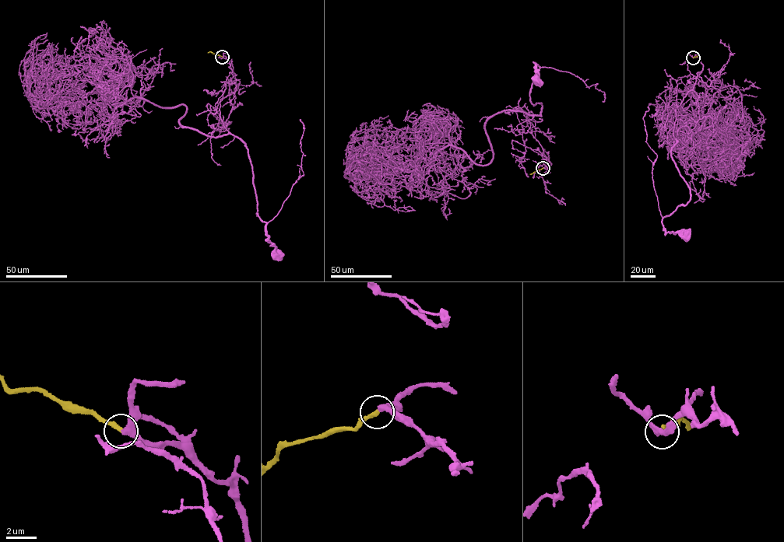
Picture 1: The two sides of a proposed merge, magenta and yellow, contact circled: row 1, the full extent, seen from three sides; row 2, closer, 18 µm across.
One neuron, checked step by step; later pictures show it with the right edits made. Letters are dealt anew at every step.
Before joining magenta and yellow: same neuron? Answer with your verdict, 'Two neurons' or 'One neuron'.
One neuron

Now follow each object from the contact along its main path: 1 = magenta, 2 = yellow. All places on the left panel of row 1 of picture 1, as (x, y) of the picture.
1: (222, 57), (239, 81), (219, 100), (220, 119), (247, 148), (257, 215), (278, 253)
2: (222, 57), (208, 52)

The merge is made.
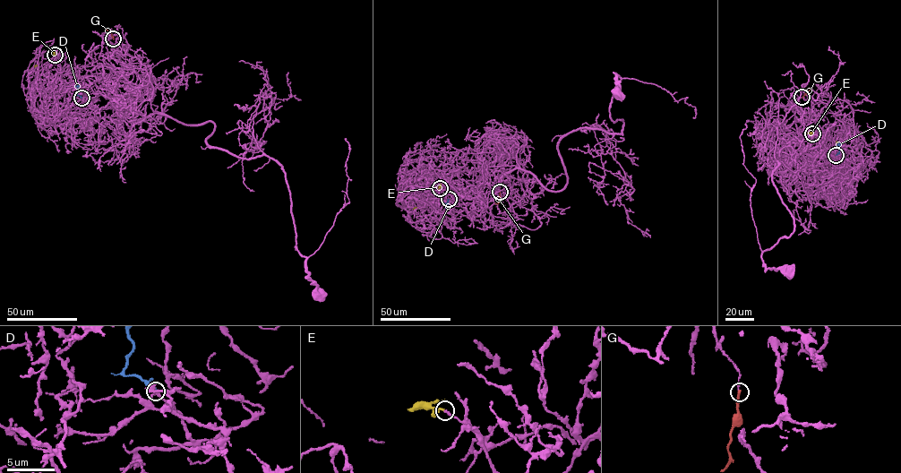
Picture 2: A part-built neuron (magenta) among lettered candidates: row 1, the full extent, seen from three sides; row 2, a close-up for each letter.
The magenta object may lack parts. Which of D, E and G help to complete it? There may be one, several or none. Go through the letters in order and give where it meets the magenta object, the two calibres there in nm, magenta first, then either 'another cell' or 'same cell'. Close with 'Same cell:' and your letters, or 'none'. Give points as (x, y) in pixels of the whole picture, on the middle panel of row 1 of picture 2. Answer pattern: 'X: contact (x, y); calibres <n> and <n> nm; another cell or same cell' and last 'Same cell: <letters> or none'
D: contact (449, 199); calibres 180 and 240 nm; another cell
E: contact (440, 188); calibres 200 and 160 nm; another cell
G: contact (500, 192); calibres 150 and 200 nm; another cell
Same cell: none

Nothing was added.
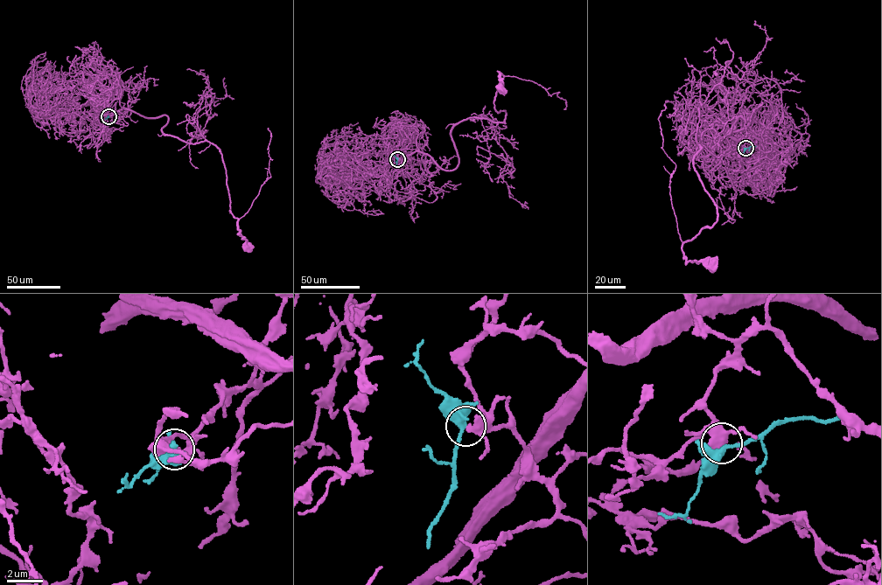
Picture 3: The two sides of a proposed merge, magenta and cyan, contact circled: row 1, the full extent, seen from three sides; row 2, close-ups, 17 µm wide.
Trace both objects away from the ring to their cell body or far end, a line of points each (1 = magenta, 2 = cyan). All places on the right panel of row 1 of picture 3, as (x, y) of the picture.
1: (745, 148), (726, 138), (745, 113), (709, 156), (696, 158), (697, 143), (717, 219), (682, 250), (713, 263)
2: (745, 148), (756, 146)

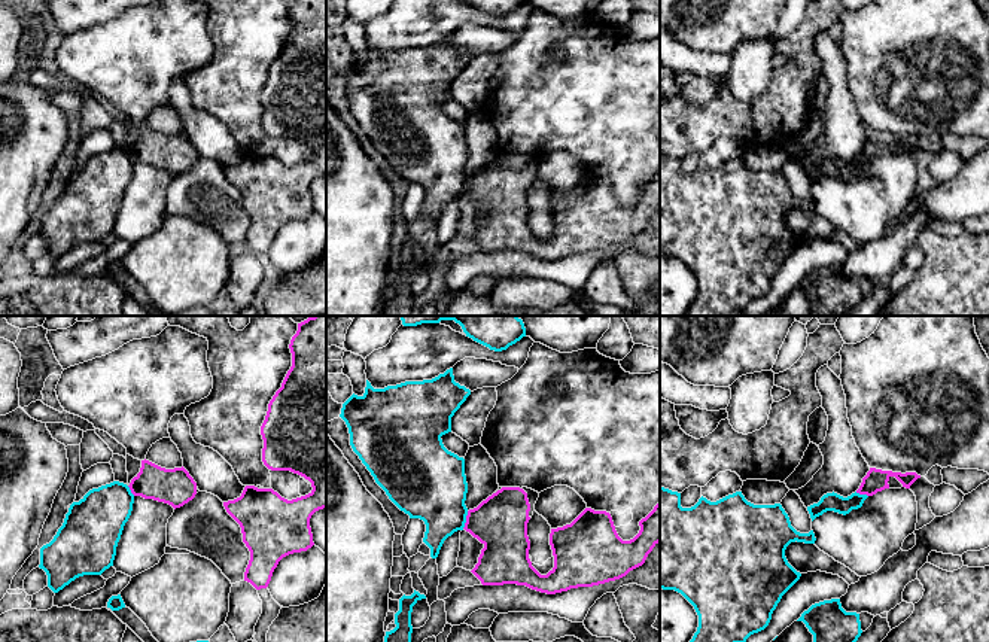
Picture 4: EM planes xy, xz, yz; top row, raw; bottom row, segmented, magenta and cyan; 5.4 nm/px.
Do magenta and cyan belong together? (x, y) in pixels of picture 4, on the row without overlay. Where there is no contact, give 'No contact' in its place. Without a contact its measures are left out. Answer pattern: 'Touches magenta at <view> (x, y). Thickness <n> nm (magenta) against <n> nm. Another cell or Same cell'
Touches magenta at xz (466, 186). Thickness 280 nm (magenta) against 360 nm. Another cell

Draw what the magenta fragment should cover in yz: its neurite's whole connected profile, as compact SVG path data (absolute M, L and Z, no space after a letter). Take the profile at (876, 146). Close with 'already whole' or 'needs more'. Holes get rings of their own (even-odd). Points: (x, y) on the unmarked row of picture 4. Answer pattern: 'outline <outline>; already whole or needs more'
outline M870 134L867 142L862 144L862 149L861 149L859 155L856 156L856 159L873 162L877 158L889 155L888 147L891 143L895 143L906 155L910 155L910 152L918 144L920 144L920 142L918 142L916 139L901 140L901 139L882 137L882 136Z; already whole

